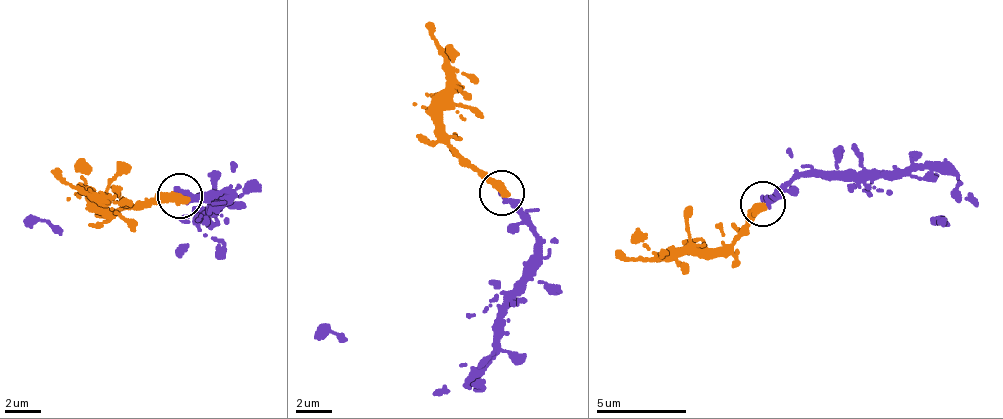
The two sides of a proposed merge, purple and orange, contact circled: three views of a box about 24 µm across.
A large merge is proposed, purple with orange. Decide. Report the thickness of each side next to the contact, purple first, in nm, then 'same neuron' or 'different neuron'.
360/500 nm | same neuron

